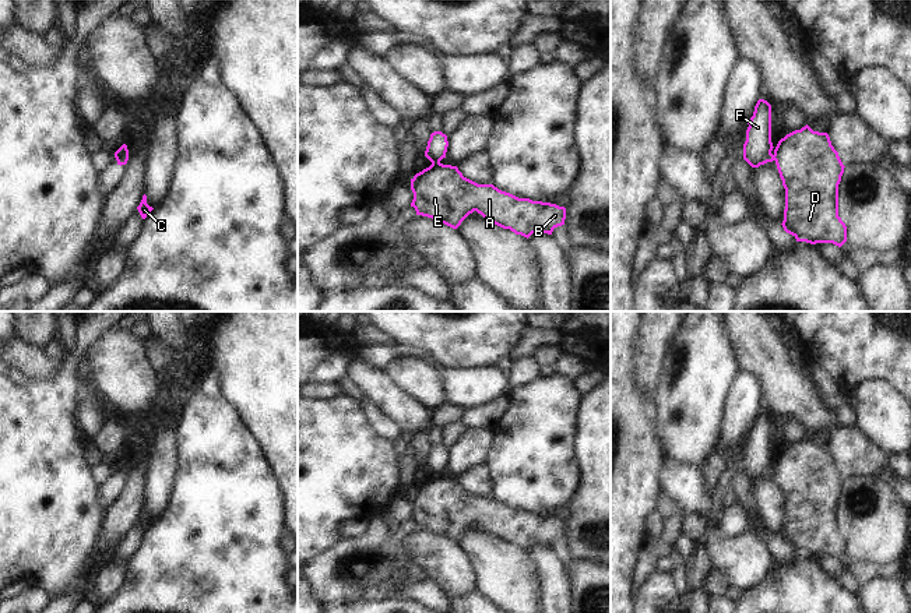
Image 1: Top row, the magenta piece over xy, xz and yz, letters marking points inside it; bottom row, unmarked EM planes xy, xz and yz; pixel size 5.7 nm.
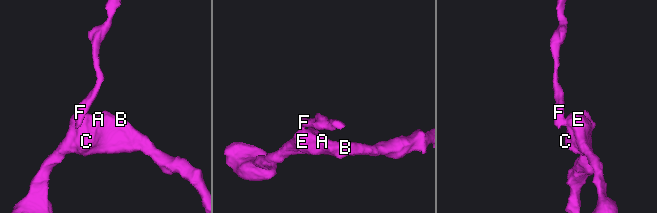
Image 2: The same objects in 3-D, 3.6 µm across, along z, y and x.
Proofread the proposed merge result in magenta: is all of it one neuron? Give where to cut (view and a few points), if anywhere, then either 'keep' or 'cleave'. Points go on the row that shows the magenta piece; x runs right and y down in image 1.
cut xz (439, 161), (432, 165); cleave

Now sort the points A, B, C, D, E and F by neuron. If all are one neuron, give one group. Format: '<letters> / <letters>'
A B C D E / F

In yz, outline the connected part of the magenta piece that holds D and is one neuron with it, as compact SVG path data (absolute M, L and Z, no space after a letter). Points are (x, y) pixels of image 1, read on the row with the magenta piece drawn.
M808 124L781 138L774 149L774 161L785 189L782 228L796 242L833 243L841 247L847 242L847 226L838 216L838 184L844 165L831 145L827 133L813 131Z

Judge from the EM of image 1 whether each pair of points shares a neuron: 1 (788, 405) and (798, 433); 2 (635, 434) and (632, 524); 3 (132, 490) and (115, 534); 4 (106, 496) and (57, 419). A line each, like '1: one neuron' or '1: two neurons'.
1: two neurons
2: one neuron
3: one neuron
4: two neurons

